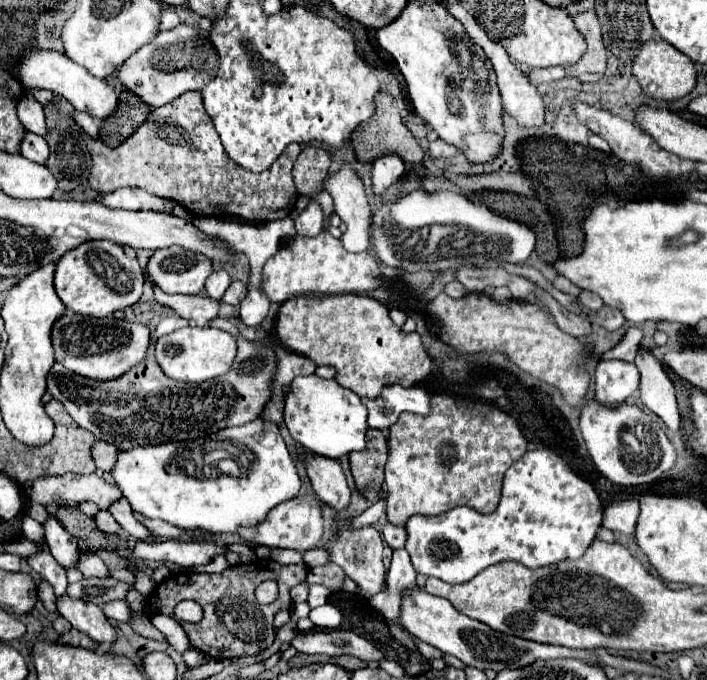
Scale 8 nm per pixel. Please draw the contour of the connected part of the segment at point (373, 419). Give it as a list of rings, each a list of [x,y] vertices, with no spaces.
[[[385,385],[379,397],[363,397],[361,401],[363,405],[367,405],[367,423],[375,429],[391,427],[403,411],[411,411],[417,415],[429,413],[429,393],[423,387],[403,389],[401,385]]]

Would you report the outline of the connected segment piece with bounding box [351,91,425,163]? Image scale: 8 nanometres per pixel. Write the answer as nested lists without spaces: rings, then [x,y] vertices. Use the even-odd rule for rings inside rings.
[[[377,93],[375,95],[375,115],[365,123],[365,125],[359,125],[359,129],[355,129],[353,137],[351,137],[351,143],[355,145],[355,153],[357,153],[357,159],[359,161],[373,161],[381,155],[387,155],[387,153],[397,153],[401,155],[401,159],[405,163],[419,163],[425,153],[423,149],[419,147],[419,143],[415,141],[413,133],[403,125],[401,121],[401,115],[399,115],[399,109],[395,105],[395,99],[387,93]]]

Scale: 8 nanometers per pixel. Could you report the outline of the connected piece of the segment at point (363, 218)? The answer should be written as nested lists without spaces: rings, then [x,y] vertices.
[[[345,163],[337,173],[331,173],[325,179],[325,191],[333,197],[335,213],[347,225],[347,231],[341,237],[343,247],[351,253],[369,249],[367,229],[371,205],[367,201],[365,185],[359,173],[349,163]]]

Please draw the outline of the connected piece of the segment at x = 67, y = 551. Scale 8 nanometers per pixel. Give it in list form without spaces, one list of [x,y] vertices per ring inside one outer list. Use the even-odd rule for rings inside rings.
[[[49,517],[43,523],[43,529],[45,529],[45,543],[51,555],[55,557],[55,561],[63,567],[75,567],[77,553],[79,553],[77,539],[69,535],[55,517]]]

